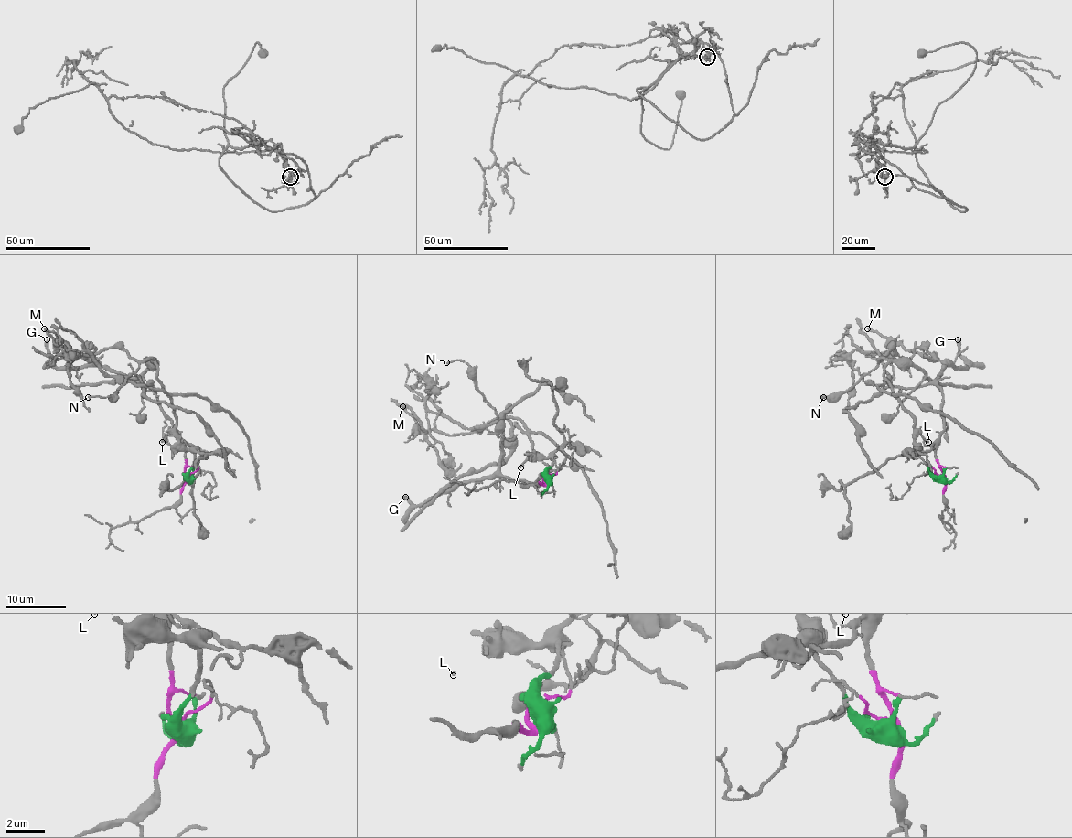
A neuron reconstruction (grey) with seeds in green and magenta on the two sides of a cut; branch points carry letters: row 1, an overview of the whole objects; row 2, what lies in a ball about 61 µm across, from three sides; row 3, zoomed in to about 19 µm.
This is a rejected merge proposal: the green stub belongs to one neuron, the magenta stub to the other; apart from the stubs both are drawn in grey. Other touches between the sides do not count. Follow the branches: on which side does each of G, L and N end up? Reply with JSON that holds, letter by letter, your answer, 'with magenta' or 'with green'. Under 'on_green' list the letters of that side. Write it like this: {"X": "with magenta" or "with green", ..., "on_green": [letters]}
{"G": "with magenta", "L": "with green", "N": "with green", "on_green": ["L", "N"]}

